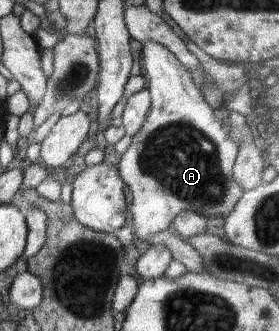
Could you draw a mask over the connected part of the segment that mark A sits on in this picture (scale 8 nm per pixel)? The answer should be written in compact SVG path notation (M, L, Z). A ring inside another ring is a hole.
M147 39L142 45L146 88L151 95L151 106L144 125L132 136L129 148L114 162L133 195L131 212L136 238L147 239L153 233L171 229L174 218L182 211L190 210L207 218L213 215L228 217L242 197L243 189L232 174L239 145L229 138L190 72L161 43Z

